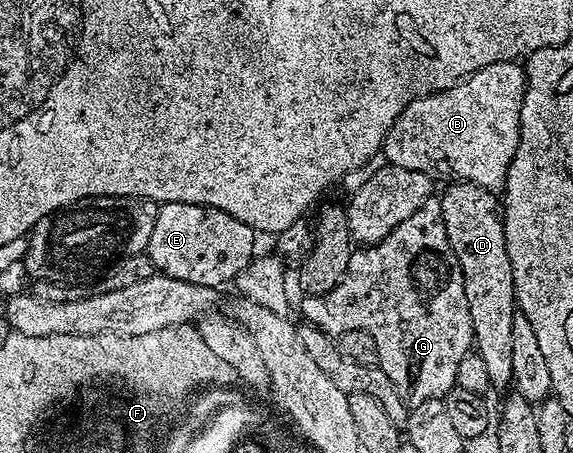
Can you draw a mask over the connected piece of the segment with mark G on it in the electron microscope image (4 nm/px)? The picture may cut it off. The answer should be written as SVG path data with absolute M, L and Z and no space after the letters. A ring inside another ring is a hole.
M438 199L425 202L421 211L413 211L413 215L409 215L409 219L405 219L405 223L393 227L393 231L389 231L389 235L385 235L385 239L381 239L376 245L356 248L349 259L347 274L337 283L335 289L323 296L308 296L303 302L305 302L303 313L307 316L304 318L311 323L320 320L319 313L348 313L351 316L352 327L371 336L371 341L375 344L376 359L374 358L374 360L377 362L377 368L385 371L385 375L389 375L389 383L393 383L397 395L401 395L403 404L408 407L416 407L427 401L446 398L447 394L456 388L457 369L461 367L461 361L467 357L468 353L472 352L475 343L473 319L469 319L469 299L465 299L465 279L461 275L461 263L457 263L457 255L453 251L453 247L449 247L449 235L445 231L445 215L441 211L441 203ZM415 237L419 237L419 245L411 245L414 243Z

